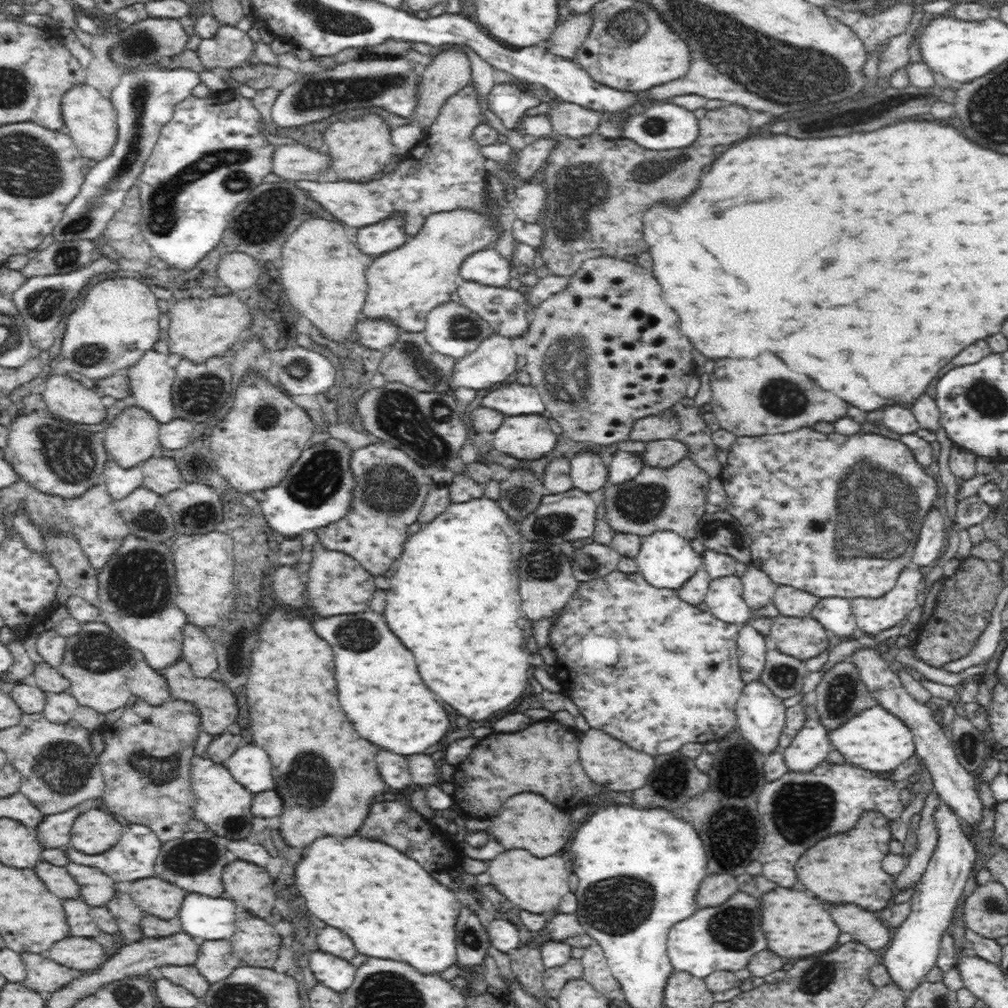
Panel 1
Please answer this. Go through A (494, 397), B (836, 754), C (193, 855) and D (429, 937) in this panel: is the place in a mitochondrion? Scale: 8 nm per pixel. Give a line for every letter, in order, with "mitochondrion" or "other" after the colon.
A: other
B: other
C: mitochondrion
D: other

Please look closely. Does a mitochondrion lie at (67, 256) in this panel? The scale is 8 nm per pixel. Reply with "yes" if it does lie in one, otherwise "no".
yes

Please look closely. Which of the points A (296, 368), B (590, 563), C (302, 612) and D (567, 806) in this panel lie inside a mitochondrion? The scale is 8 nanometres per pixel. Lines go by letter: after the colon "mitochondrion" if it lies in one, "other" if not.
A: mitochondrion
B: mitochondrion
C: other
D: other

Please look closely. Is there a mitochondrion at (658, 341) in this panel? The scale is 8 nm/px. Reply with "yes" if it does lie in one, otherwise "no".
no

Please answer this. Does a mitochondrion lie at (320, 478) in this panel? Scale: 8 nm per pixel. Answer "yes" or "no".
yes

